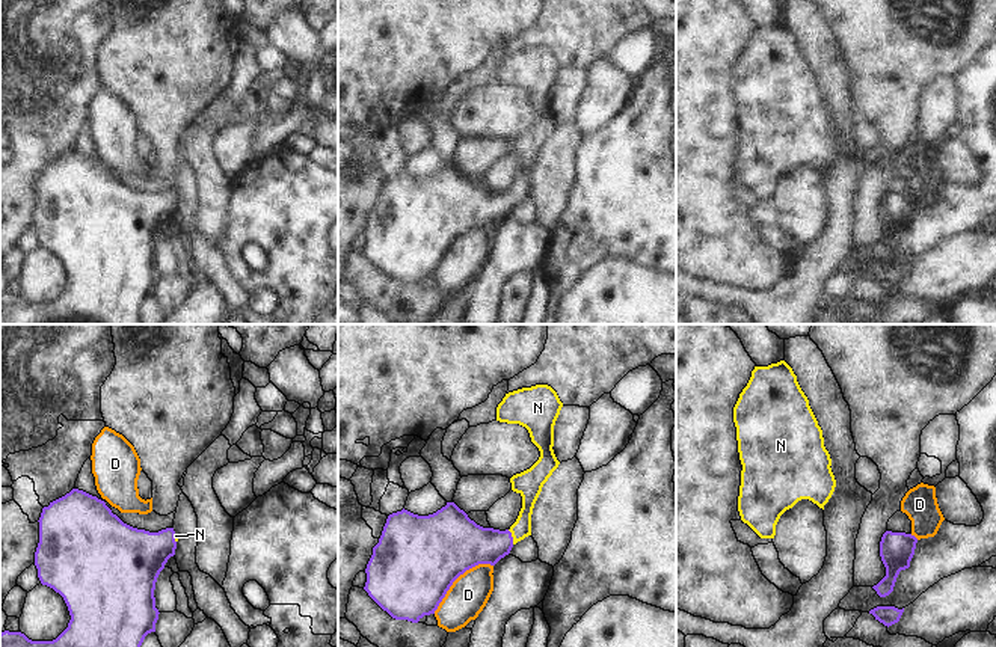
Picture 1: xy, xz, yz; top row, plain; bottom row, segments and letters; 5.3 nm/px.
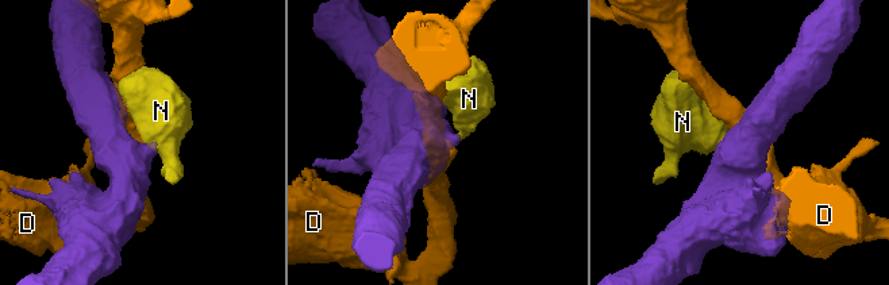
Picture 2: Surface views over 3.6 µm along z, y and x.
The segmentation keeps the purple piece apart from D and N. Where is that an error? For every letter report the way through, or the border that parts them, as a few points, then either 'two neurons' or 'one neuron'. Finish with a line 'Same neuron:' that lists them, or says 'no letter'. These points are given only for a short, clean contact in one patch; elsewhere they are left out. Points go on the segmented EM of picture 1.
D: two neurons
N: runs through xz (467, 545), (495, 545), (512, 537), (521, 528); one neuron
Same neuron: N

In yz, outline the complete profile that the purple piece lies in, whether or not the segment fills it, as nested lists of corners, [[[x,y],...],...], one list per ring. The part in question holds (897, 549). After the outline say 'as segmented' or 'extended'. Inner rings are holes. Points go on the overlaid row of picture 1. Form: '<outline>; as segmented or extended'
[[[886,531],[880,541],[880,557],[886,567],[886,576],[872,588],[880,597],[893,591],[896,578],[901,570],[910,567],[915,555],[918,538],[905,532]]]; as segmented

